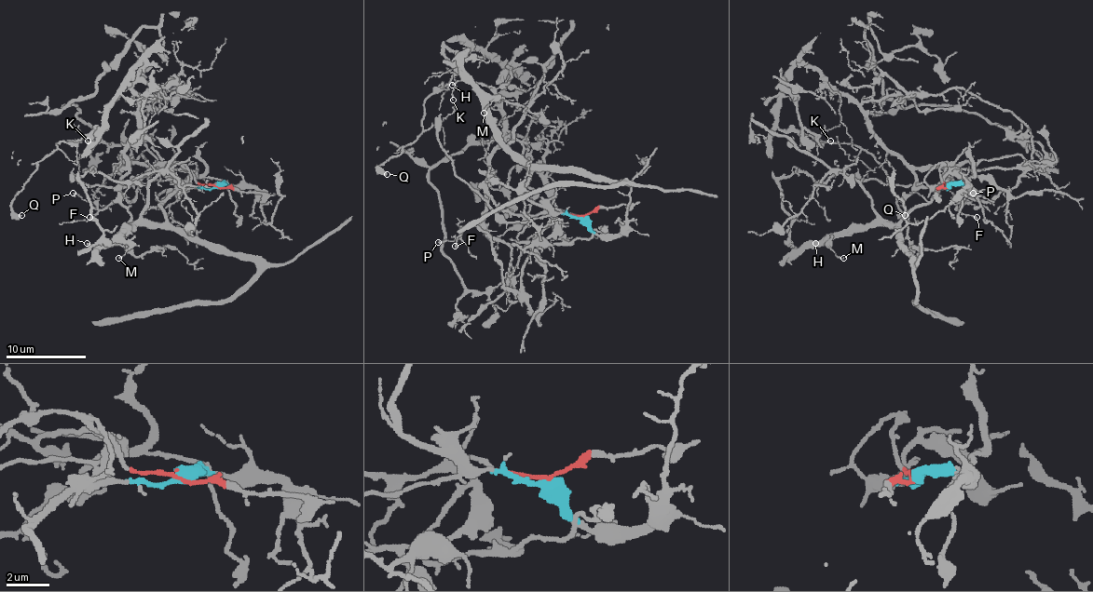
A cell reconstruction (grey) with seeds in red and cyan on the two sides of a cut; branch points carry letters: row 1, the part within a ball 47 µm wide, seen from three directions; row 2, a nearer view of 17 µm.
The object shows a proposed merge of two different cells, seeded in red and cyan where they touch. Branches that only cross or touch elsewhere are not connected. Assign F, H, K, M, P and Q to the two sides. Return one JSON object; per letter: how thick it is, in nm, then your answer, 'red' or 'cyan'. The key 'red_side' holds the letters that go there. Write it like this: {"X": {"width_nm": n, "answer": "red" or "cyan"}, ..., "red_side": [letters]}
{"F": {"width_nm": 130, "answer": "red"}, "H": {"width_nm": 120, "answer": "cyan"}, "K": {"width_nm": 60, "answer": "red"}, "M": {"width_nm": 120, "answer": "cyan"}, "P": {"width_nm": 140, "answer": "red"}, "Q": {"width_nm": 440, "answer": "red"}, "red_side": ["F", "K", "P", "Q"]}

